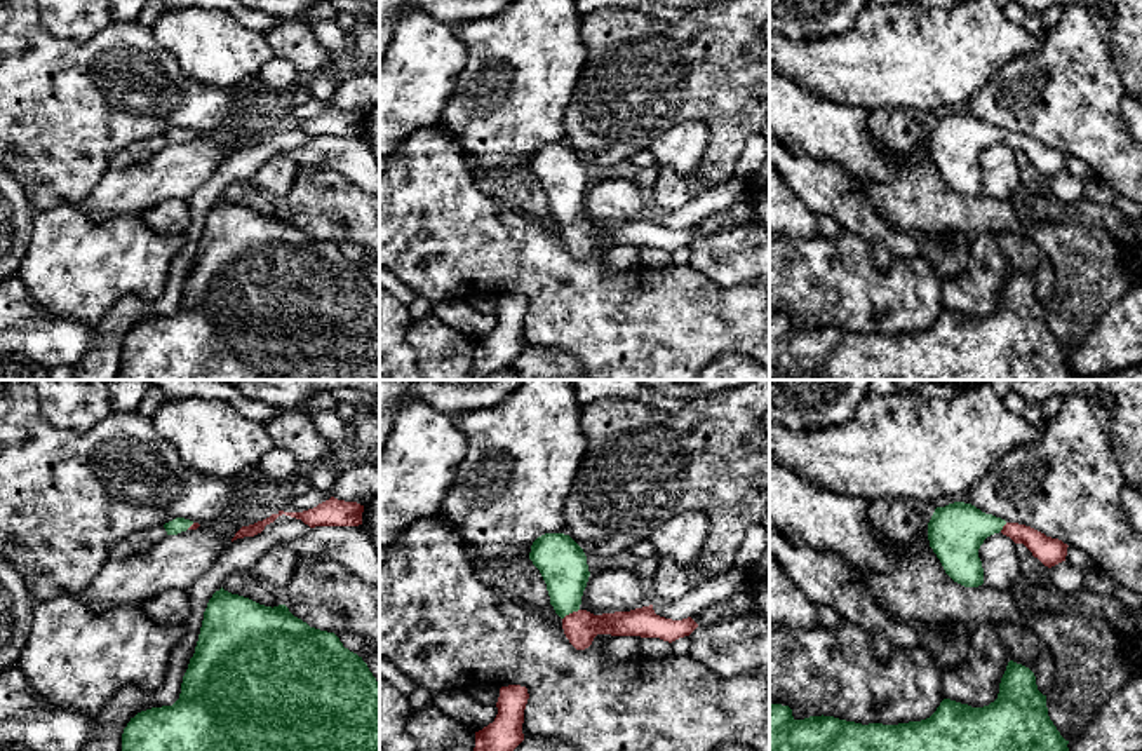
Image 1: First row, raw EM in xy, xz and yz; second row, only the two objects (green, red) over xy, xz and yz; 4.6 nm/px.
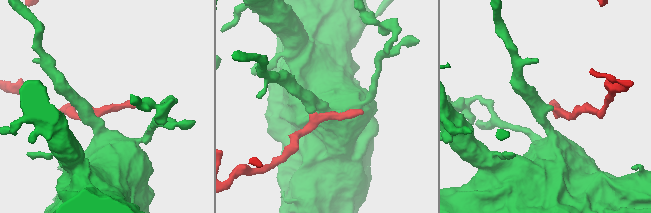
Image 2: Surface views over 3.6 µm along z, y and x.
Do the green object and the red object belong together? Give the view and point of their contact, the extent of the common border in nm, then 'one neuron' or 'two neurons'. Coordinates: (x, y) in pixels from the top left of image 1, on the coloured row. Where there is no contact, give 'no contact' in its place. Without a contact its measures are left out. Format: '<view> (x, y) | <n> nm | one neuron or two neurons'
xz (570, 612) | 90 nm | one neuron

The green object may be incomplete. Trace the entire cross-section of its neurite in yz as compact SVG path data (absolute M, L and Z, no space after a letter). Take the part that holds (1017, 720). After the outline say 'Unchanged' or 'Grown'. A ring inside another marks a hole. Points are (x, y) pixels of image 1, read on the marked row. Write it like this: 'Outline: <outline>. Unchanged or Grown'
Outline: M1008 662L994 702L971 707L944 699L937 711L921 721L898 725L855 723L834 716L796 720L792 709L769 702L769 751L1069 751L1048 716L1046 695L1038 690L1034 673Z. Unchanged

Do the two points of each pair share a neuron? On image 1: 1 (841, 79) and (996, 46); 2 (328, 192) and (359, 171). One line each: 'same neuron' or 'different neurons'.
1: same neuron
2: different neurons

